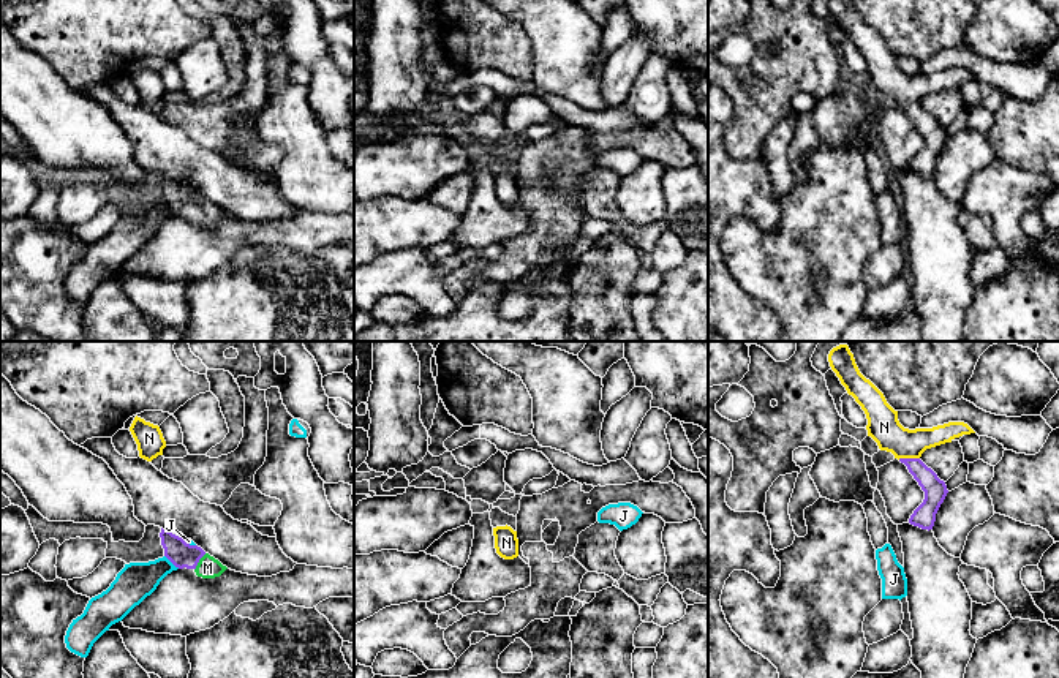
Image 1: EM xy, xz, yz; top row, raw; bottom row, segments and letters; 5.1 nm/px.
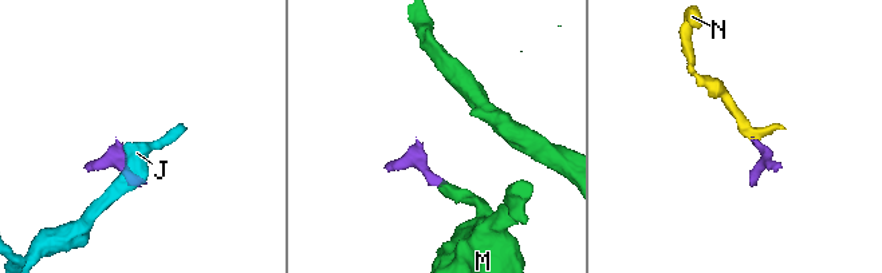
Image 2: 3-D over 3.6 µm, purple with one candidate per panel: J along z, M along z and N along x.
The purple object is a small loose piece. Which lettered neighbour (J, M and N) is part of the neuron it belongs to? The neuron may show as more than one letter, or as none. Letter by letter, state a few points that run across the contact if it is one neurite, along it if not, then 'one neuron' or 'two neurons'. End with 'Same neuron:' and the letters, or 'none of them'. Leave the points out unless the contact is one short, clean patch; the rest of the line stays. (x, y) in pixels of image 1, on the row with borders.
J: xy (165, 555), (179, 568) | two neurons
M: xy (180, 553), (198, 561), (207, 568) | one neuron
N: yz (934, 489), (908, 459), (908, 451), (884, 427) | one neuron
Same neuron: M, N

